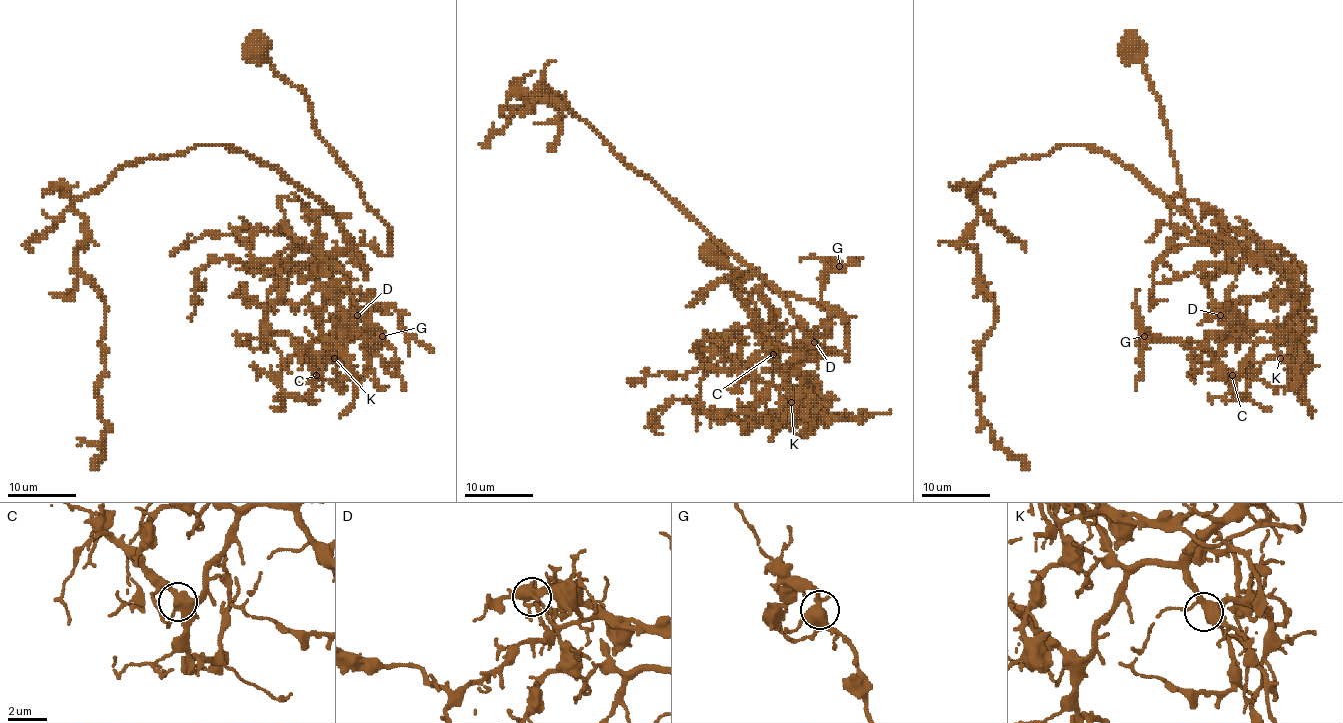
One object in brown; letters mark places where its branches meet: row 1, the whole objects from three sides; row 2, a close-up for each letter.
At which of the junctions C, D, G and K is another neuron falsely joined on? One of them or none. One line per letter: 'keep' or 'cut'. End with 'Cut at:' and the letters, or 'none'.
C: keep
D: keep
G: keep
K: keep
Cut at: none

